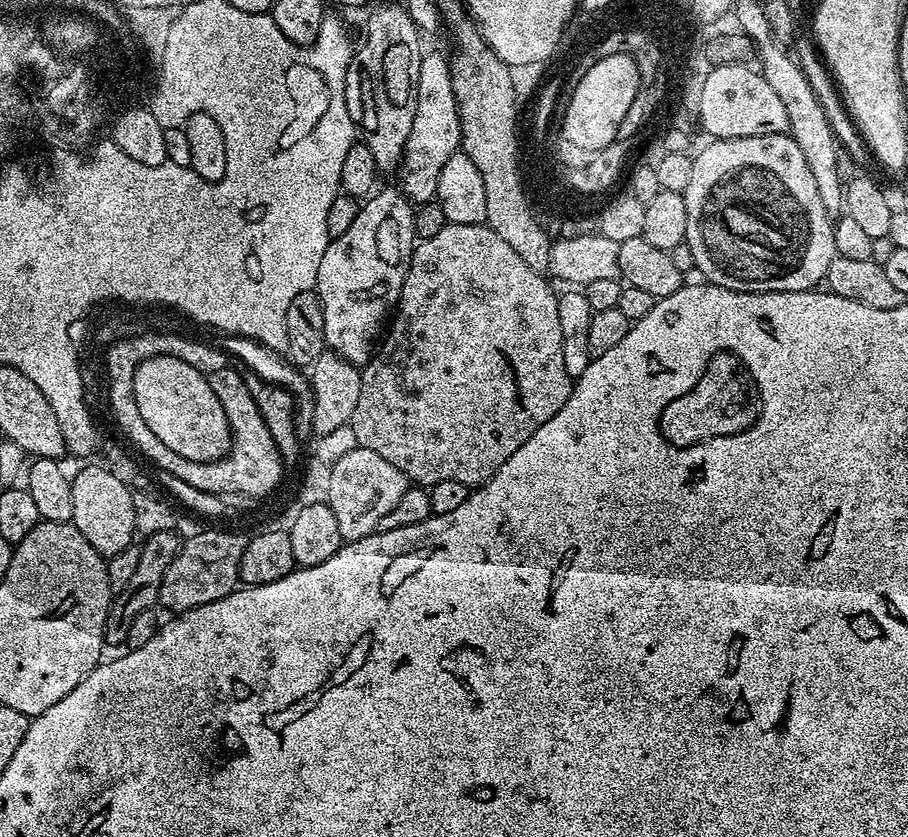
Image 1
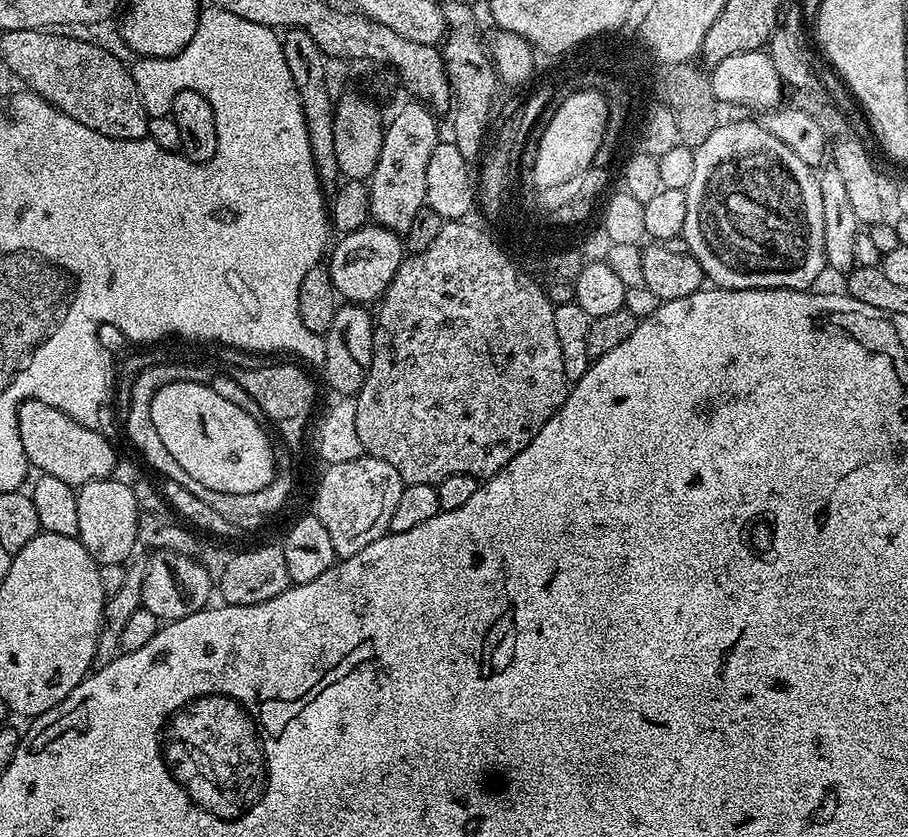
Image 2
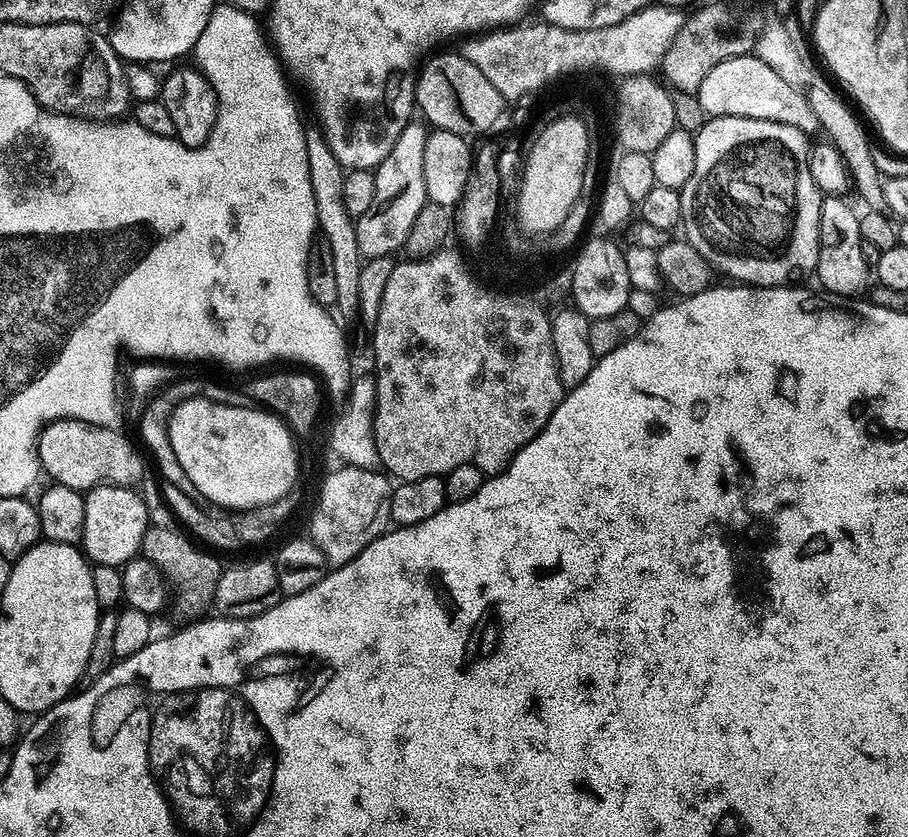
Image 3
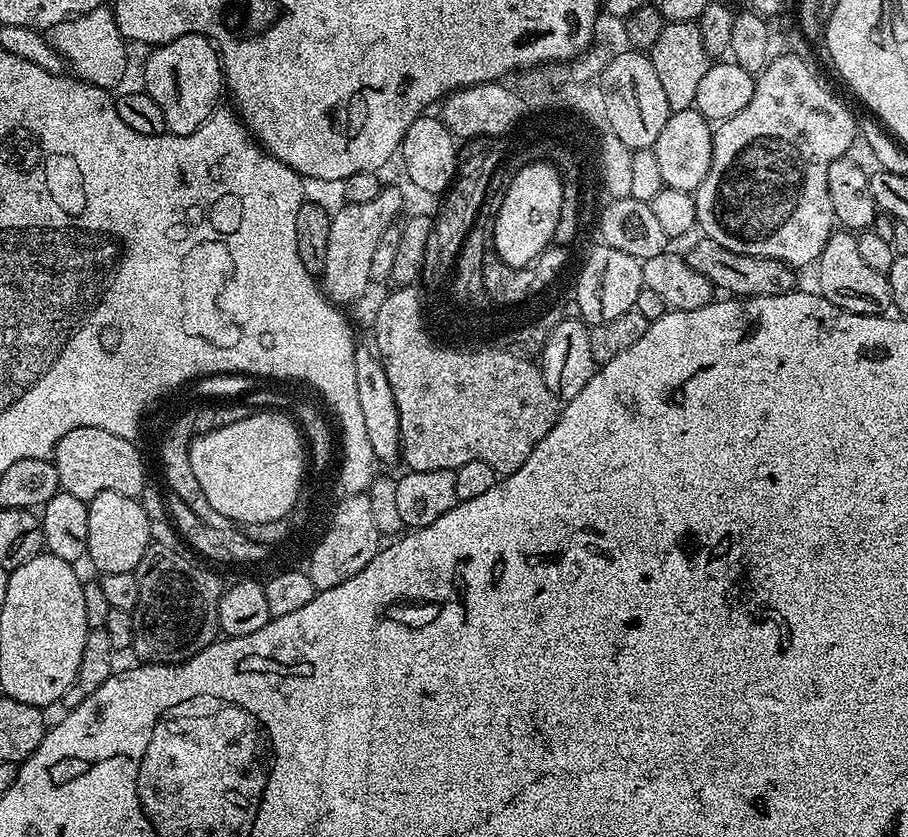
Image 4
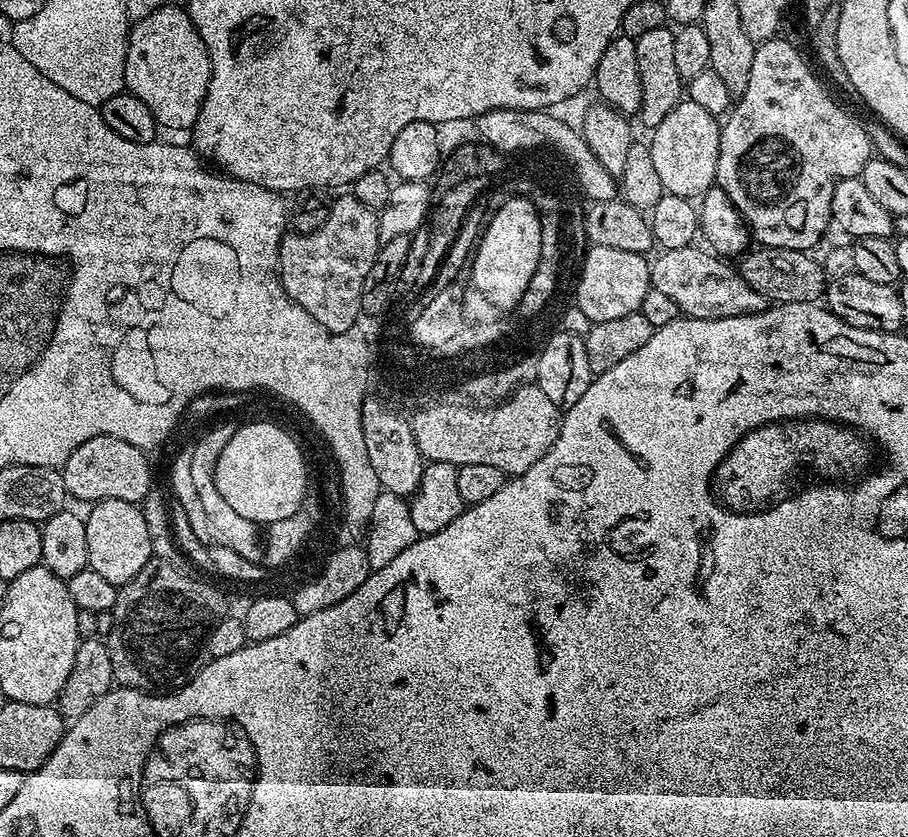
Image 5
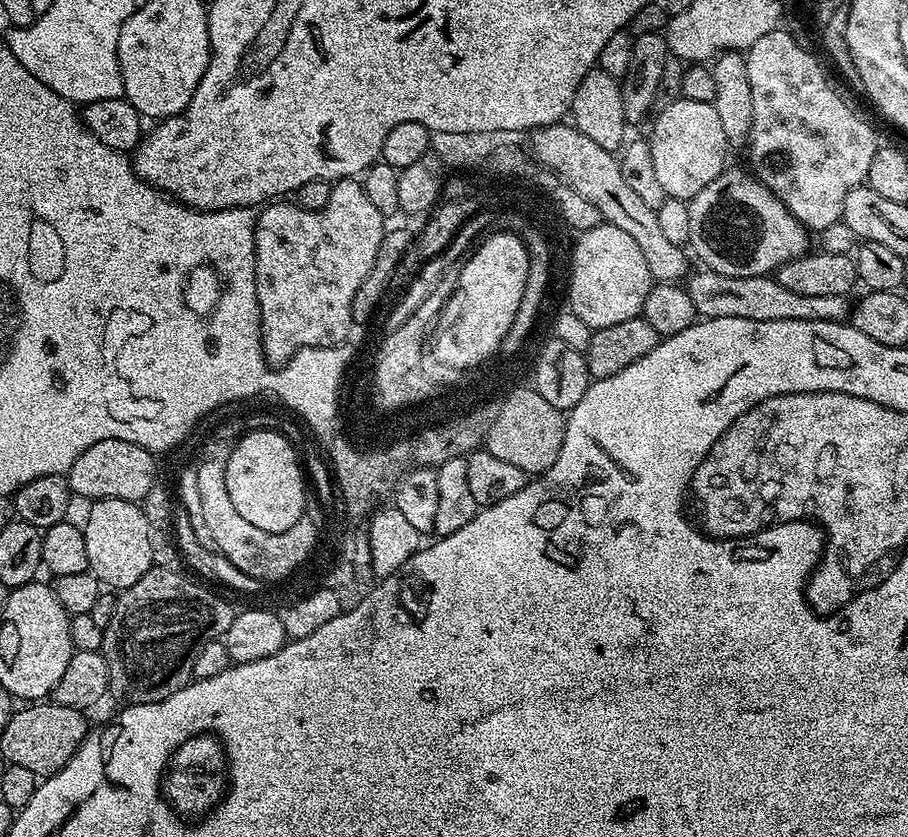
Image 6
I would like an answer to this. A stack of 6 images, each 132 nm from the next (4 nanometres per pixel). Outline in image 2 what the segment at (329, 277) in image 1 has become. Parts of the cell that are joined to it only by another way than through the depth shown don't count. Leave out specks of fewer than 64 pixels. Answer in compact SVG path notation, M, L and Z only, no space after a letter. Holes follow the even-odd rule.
M372 222L366 228L343 233L339 239L336 249L335 244L331 249L332 261L327 261L326 264L337 293L353 304L368 306L371 305L371 300L379 301L390 286L398 266L406 258L401 233L381 228L379 224Z

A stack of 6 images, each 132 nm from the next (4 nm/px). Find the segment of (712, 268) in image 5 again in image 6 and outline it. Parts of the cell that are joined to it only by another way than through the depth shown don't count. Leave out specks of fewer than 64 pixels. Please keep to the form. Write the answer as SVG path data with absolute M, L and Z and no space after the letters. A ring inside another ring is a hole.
M707 270L699 271L693 271L687 277L686 287L690 294L690 302L694 302L697 313L710 320L750 318L754 322L782 322L783 320L826 322L827 320L843 321L850 312L848 296L794 294L794 290L786 290L786 286L779 284L771 275L730 278L726 274Z

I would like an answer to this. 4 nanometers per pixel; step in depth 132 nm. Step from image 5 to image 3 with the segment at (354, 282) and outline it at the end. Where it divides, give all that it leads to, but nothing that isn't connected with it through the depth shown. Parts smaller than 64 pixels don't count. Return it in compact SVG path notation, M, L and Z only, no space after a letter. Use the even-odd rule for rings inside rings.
M410 122L405 126L402 134L398 134L398 142L394 142L390 154L386 154L384 161L374 170L374 202L366 214L355 217L361 257L373 260L379 256L392 256L396 251L399 253L410 234L410 226L414 226L414 218L418 218L418 210L422 210L428 200L426 182L422 182L422 150L429 129L423 123L416 123Z

